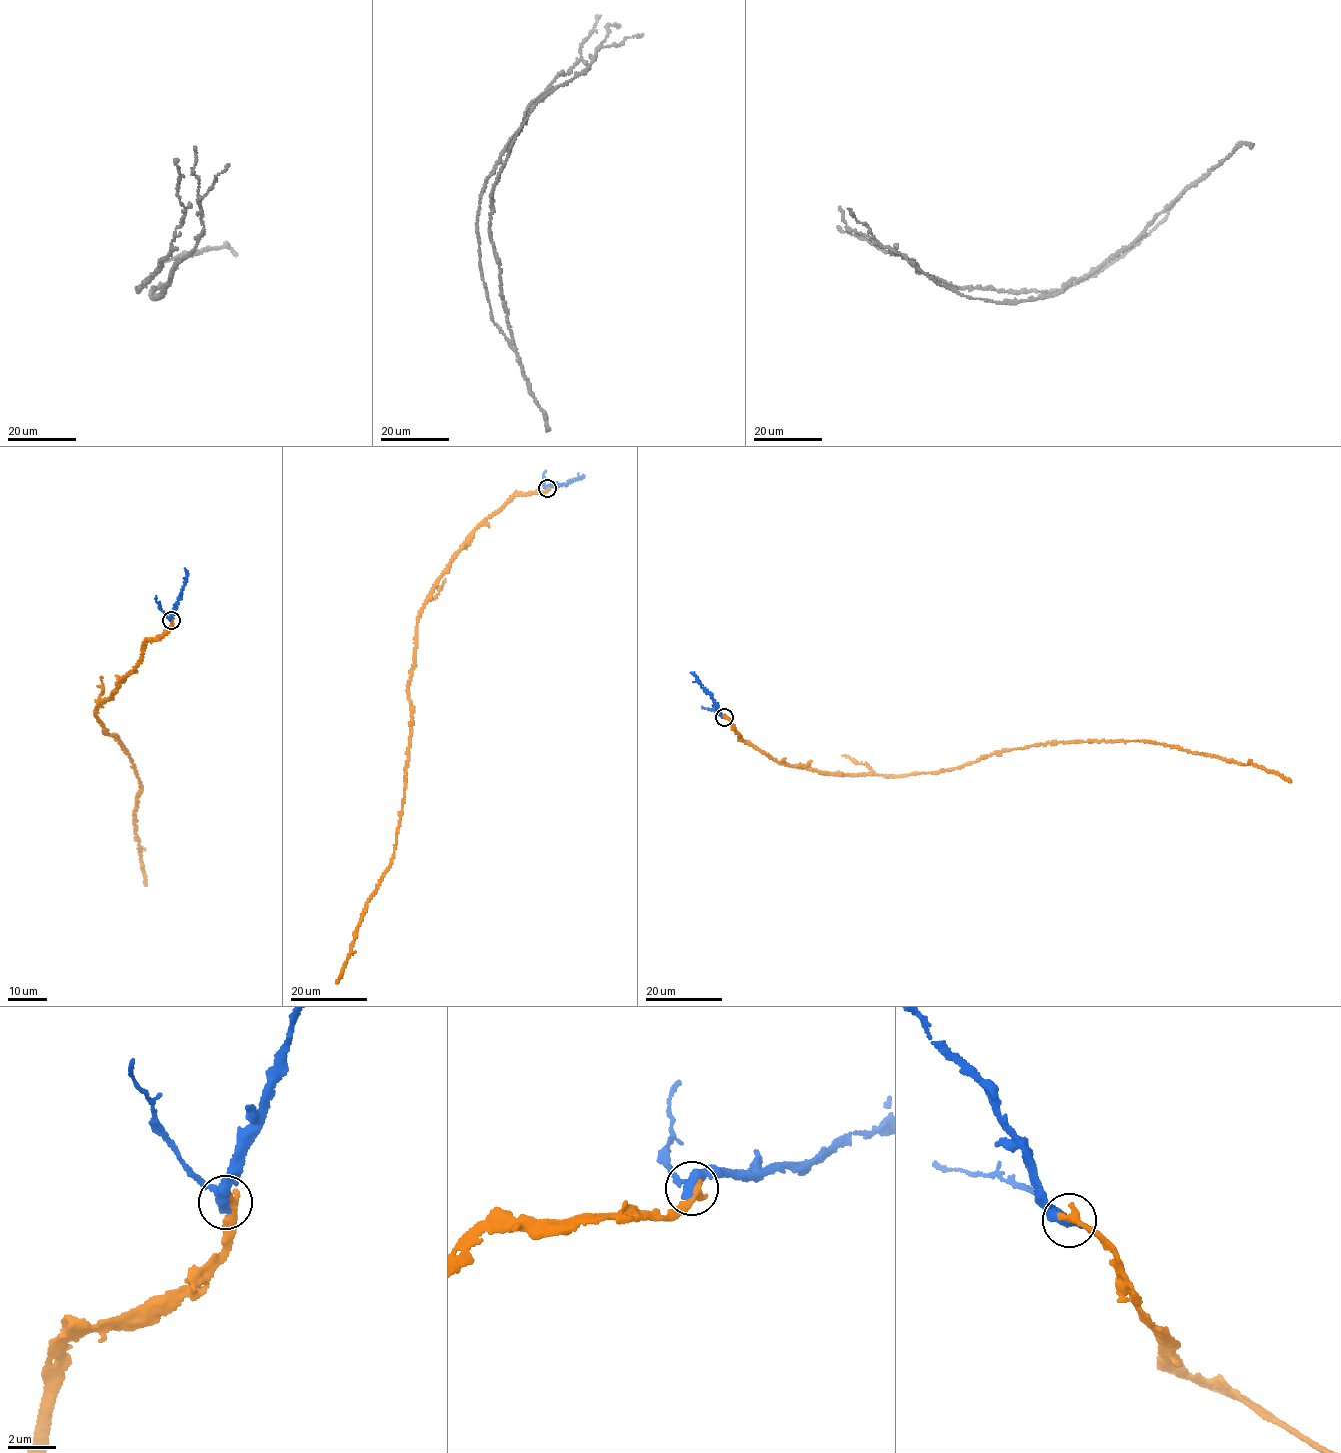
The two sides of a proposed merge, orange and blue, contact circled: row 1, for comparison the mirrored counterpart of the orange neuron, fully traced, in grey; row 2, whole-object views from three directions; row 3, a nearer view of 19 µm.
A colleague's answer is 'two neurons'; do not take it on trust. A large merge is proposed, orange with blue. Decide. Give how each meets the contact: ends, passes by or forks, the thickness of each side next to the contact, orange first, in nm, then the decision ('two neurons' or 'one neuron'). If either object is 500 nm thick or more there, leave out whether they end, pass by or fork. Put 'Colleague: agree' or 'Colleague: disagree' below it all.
orange ends there; blue passes by; 360 nm thick on the orange side, 380 nm on the other; one neuron
Colleague: disagree

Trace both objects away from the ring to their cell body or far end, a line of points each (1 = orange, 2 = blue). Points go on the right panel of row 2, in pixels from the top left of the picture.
1: (724, 716), (742, 739), (780, 762), (824, 773), (940, 771), (1038, 744), (1135, 739), (1259, 765), (1290, 782)
2: (724, 716), (691, 672)

